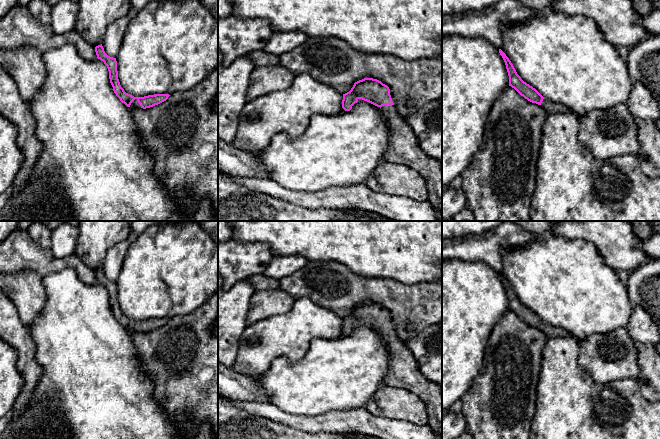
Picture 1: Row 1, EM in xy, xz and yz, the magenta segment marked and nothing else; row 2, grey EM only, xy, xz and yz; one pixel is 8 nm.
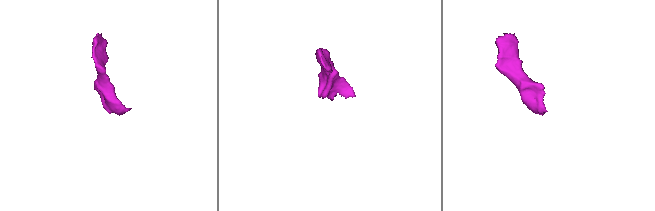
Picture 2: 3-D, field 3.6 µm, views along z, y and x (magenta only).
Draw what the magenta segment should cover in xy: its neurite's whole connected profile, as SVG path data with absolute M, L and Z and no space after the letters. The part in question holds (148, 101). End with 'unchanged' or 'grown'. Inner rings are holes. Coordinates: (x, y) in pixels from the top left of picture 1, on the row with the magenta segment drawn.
M102 44L95 47L95 52L97 58L103 61L108 68L109 79L113 87L114 93L120 99L120 101L124 103L127 107L143 109L150 108L166 101L170 96L169 94L154 94L144 97L134 97L126 93L124 89L121 87L118 79L116 58L108 56L105 53Z | grown

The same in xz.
M373 78L359 80L349 92L343 94L342 108L350 111L361 100L380 107L385 117L389 129L389 144L383 161L402 164L419 172L427 185L427 200L442 213L442 162L421 150L405 118L398 115L389 87Z | grown

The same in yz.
M499 49L509 76L509 86L514 88L521 96L532 103L541 105L547 113L566 113L569 109L561 103L556 103L544 98L535 88L524 82L517 74L513 64L506 54Z | grown

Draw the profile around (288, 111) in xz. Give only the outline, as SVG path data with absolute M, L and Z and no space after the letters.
M308 73L298 74L285 90L271 92L245 104L232 145L258 154L279 133L293 138L303 135L315 114L342 113L342 100L343 94L331 86L314 80Z

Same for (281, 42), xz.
M275 32L269 39L264 50L280 56L302 45L308 36L302 32Z

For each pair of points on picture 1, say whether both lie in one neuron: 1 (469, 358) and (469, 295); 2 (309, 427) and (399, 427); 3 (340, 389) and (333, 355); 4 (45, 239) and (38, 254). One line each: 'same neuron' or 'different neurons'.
1: same neuron
2: same neuron
3: same neuron
4: different neurons

